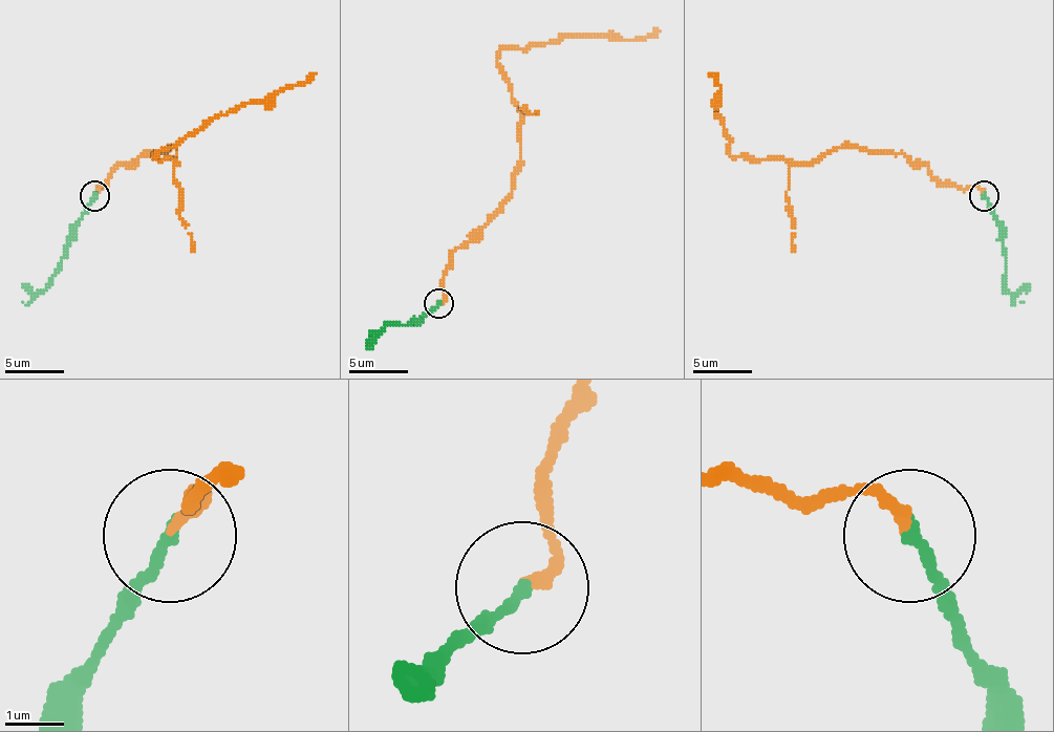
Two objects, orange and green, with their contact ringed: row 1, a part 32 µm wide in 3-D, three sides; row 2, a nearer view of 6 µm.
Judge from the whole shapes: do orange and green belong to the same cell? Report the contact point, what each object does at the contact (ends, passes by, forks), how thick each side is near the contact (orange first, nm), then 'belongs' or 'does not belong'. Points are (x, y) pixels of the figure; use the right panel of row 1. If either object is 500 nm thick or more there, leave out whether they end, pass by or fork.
at (984, 196); orange ends there; green ends there; 170 nm thick on the orange side, 200 nm on the other; belongs

